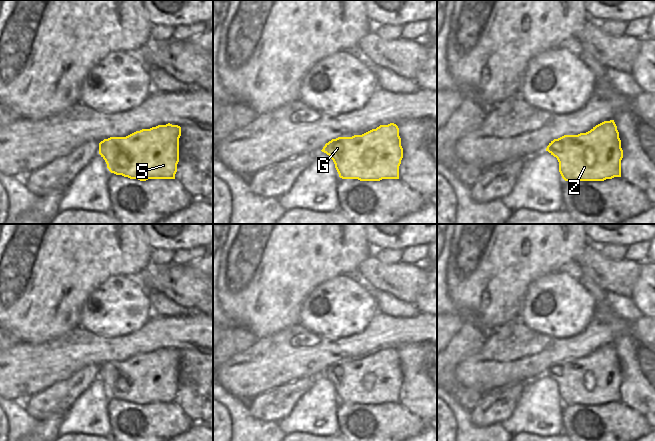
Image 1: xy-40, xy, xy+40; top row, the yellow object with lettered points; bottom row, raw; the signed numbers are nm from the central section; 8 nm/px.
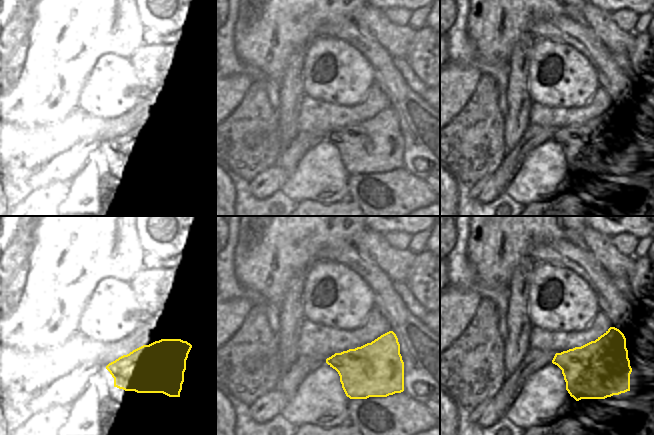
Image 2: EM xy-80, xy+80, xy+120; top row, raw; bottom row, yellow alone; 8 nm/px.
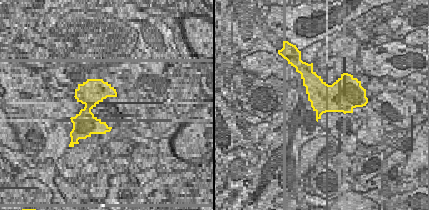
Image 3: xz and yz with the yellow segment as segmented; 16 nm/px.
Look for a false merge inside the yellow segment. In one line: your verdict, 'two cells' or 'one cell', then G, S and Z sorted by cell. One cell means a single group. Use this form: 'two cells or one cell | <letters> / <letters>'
one cell | G S Z

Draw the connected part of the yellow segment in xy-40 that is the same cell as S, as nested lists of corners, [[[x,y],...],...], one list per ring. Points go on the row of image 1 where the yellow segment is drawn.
[[[158,125],[126,137],[99,143],[99,154],[111,173],[130,179],[175,179],[179,162],[181,127]]]

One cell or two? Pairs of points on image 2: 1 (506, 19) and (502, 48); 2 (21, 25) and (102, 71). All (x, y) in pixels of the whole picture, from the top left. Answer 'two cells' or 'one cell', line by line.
1: one cell
2: two cells

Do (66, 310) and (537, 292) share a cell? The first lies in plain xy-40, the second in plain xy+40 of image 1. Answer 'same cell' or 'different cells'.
different cells

